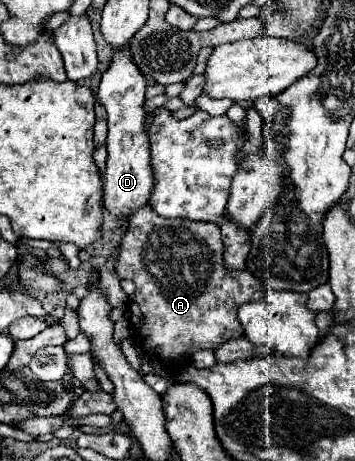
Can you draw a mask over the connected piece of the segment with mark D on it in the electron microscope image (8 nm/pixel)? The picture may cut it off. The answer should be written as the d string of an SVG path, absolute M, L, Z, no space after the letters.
M127 46L115 52L115 58L109 70L103 72L101 84L97 90L99 102L107 108L109 114L109 136L107 136L107 168L103 174L103 202L117 218L129 218L137 208L149 202L153 192L153 172L151 172L151 150L149 138L143 130L145 122L145 78L139 68L131 60L131 52Z

